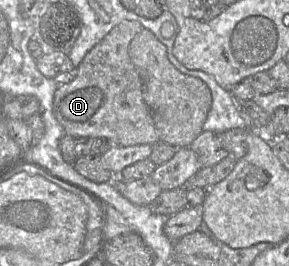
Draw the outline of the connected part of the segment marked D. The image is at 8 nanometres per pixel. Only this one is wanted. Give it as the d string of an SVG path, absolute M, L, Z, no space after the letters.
M121 21L86 53L76 77L57 87L53 114L65 134L75 139L104 137L114 146L123 147L160 142L152 113L143 99L142 79L128 52L132 39L142 29L139 21Z

